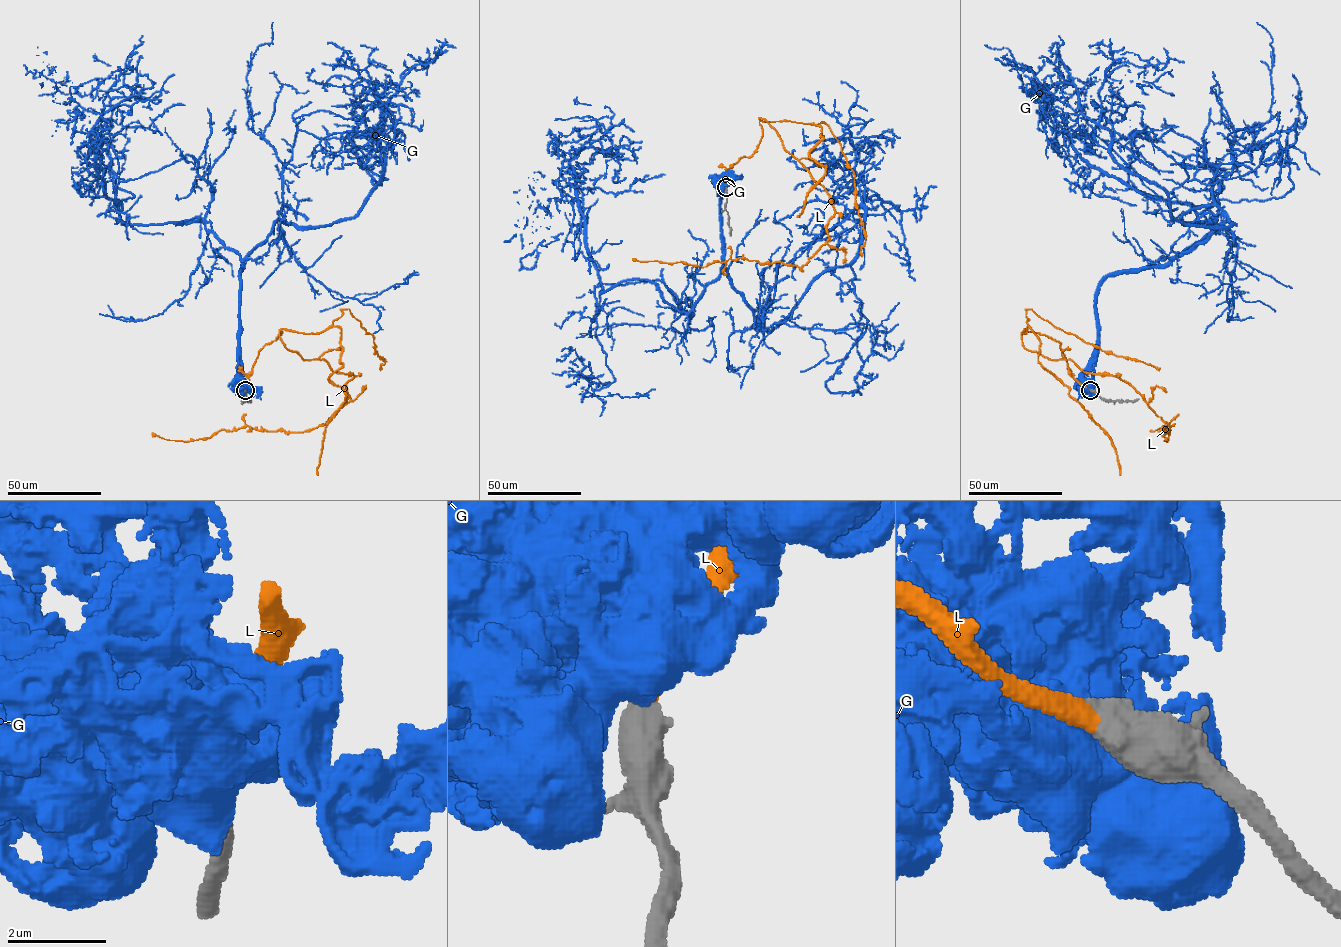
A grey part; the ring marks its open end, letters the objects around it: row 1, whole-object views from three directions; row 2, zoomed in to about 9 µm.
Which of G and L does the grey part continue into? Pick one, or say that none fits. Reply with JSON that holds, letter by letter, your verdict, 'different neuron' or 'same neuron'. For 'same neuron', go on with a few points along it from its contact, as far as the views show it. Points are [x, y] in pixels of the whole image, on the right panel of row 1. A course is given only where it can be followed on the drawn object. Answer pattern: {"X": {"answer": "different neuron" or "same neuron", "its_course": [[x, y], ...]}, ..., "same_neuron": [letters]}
{"G": {"answer": "different neuron"}, "L": {"answer": "same neuron", "its_course": [[1090, 390], [1058, 341], [1021, 333], [1027, 349], [1129, 383], [1171, 425], [1162, 434]]}, "same_neuron": ["L"]}

